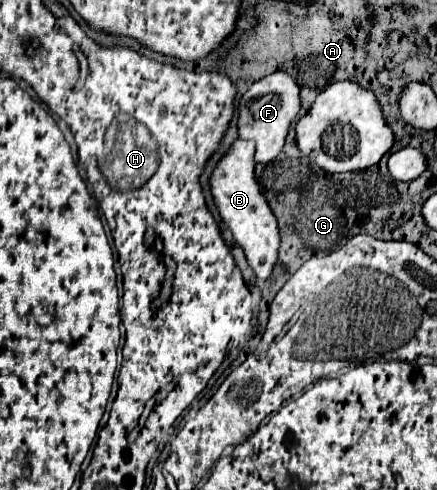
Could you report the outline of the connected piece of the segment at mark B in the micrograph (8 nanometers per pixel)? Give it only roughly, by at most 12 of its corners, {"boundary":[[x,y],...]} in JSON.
{"boundary":[[238,139],[210,187],[258,279],[278,261],[278,221]]}

